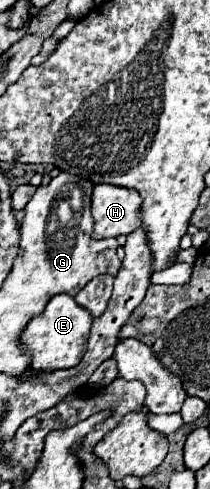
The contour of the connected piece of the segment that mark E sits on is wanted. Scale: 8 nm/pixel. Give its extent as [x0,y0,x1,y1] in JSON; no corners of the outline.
[19,293,93,371]

